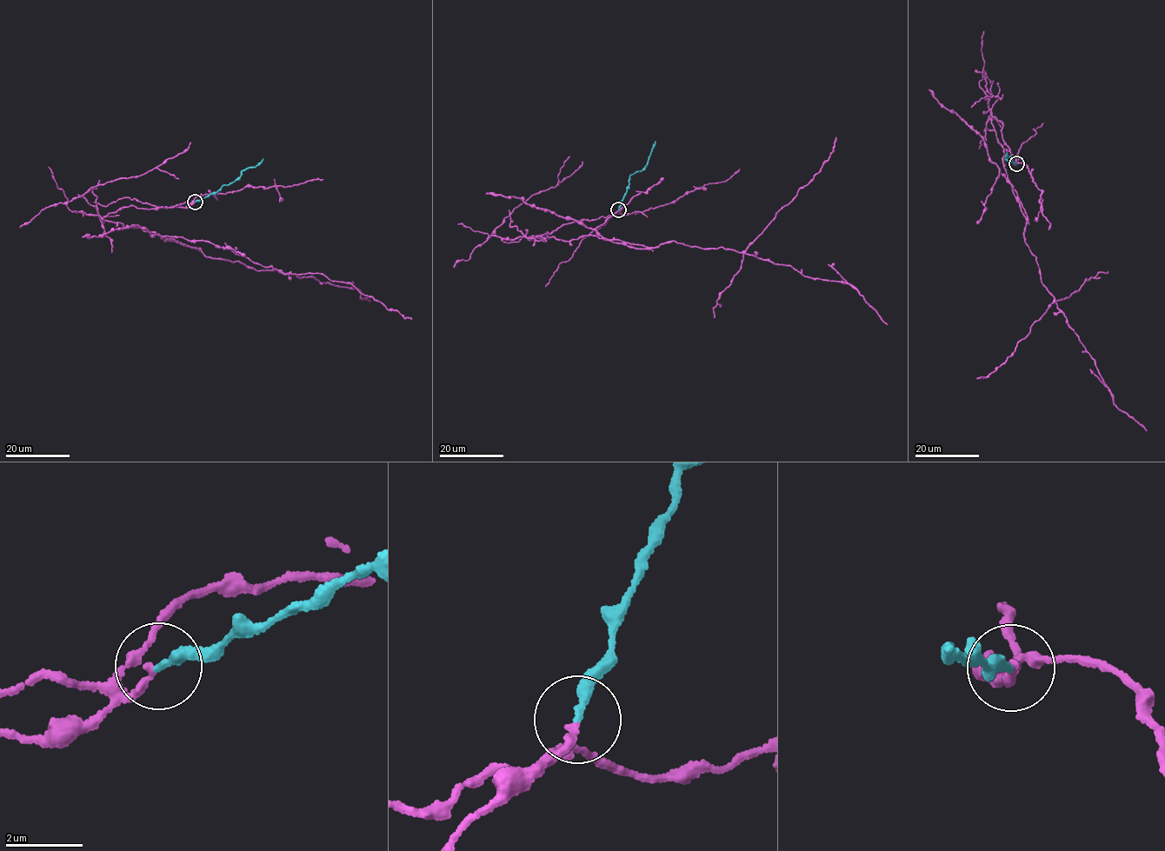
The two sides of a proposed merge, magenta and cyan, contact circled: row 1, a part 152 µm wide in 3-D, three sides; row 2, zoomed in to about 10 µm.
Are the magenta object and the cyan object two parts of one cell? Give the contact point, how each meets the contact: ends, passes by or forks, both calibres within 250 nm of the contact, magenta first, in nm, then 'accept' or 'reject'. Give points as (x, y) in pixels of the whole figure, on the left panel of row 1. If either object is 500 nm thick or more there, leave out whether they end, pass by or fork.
place (195, 202); magenta ends; cyan ends; calibres 180 and 240 nm; reject

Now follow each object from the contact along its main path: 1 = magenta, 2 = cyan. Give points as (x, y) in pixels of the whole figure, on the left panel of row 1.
1: (195, 202), (148, 209), (130, 205), (102, 218), (172, 238), (207, 257), (355, 288), (360, 298), (370, 302)
2: (195, 202), (236, 180), (243, 170), (256, 166), (263, 158)

